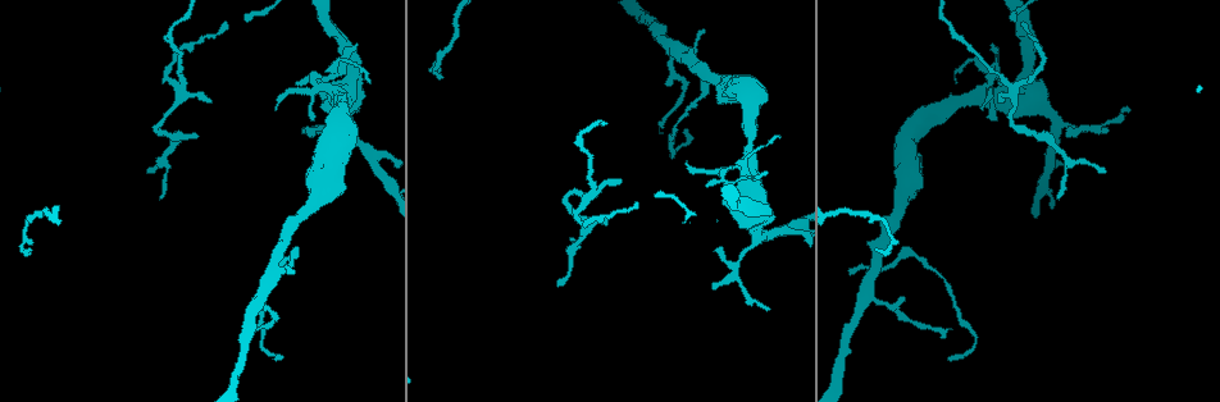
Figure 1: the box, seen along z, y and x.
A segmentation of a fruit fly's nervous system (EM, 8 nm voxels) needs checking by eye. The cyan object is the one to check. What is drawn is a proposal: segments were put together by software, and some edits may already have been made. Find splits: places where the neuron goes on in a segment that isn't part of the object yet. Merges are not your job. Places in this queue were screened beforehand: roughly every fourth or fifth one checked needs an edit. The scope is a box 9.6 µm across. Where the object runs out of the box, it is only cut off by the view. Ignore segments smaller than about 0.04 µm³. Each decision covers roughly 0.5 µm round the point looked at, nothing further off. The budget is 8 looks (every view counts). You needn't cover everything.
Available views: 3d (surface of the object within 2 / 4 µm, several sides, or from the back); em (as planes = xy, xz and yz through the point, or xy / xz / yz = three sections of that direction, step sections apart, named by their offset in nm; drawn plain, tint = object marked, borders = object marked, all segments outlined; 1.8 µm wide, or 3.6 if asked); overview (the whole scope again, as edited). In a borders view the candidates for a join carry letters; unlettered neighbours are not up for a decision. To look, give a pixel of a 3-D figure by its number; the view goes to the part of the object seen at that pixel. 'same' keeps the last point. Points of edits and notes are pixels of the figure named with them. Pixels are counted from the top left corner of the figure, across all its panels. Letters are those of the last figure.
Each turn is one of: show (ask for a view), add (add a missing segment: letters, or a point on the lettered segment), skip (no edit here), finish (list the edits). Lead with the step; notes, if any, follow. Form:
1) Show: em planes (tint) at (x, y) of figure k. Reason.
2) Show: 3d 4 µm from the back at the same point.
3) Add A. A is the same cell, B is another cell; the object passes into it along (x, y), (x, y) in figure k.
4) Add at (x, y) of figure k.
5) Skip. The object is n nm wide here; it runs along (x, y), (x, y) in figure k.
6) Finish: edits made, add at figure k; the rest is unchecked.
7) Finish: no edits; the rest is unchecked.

Show: 3d 2 µm at (687, 56) of figure 1. Sudden change in width.

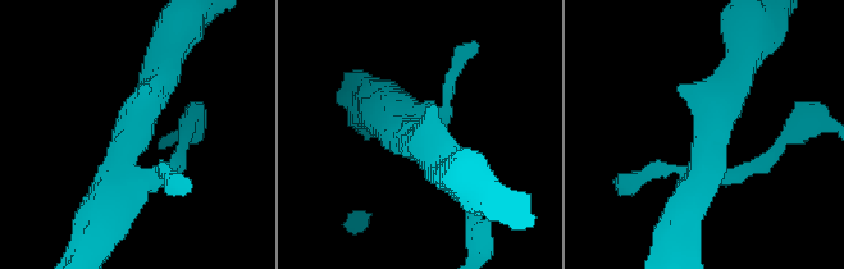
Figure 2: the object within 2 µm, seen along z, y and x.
Show: em 3.6 µm planes (tint) at (126, 170) of figure 2. Need the tissue.

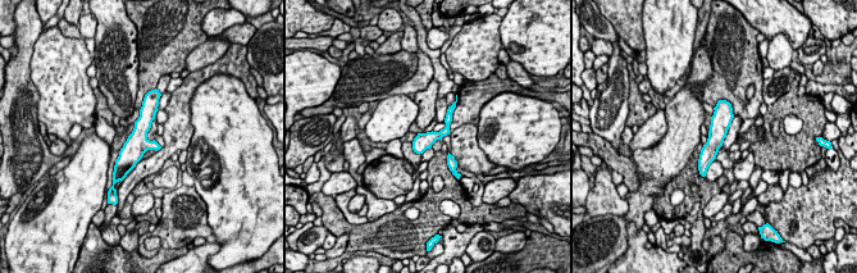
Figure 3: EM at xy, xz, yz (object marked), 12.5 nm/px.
Show: em 3.6 µm planes (borders) at the same point. What lies round it.

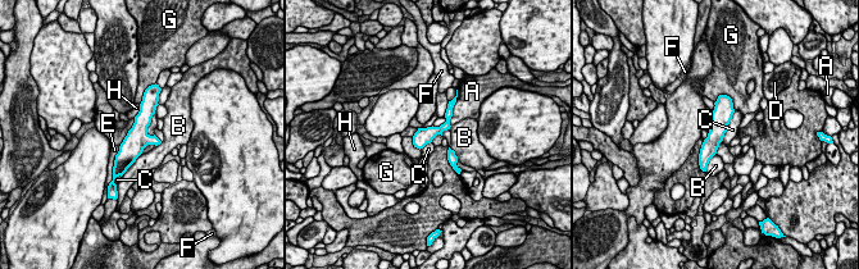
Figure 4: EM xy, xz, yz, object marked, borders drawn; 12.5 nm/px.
Skip. The object is 220 nm wide here; A, B, C, D, E, F, G and H are other cells; it runs along (149, 99), (137, 138), (122, 165) in figure 4; none of them fits.

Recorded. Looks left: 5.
Show: 3d 2 µm at (571, 239) of figure 1. Tapers out.

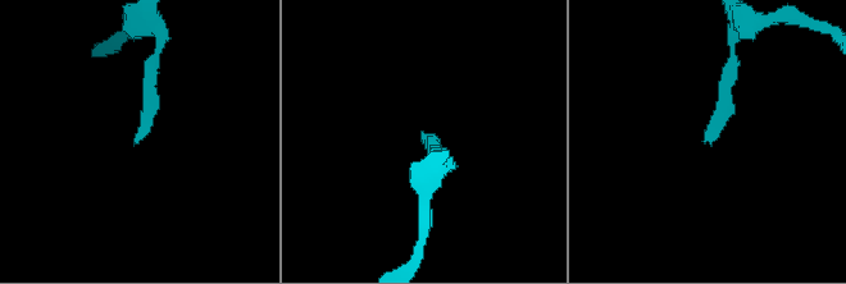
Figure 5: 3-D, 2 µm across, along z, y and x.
Show: em planes (borders) at (136, 142) of figure 5.

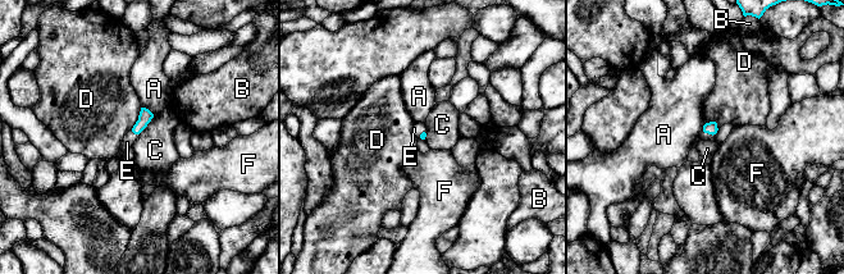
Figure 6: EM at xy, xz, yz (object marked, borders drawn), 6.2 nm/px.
Add E. E is the same cell, A, B, C, D and F are other cells; the object passes into it along (711, 128), (708, 133), (703, 136) in figure 6; the neuron continues.

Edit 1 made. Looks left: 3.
Finish: edits made, add at figure 6; the rest is unchecked.

